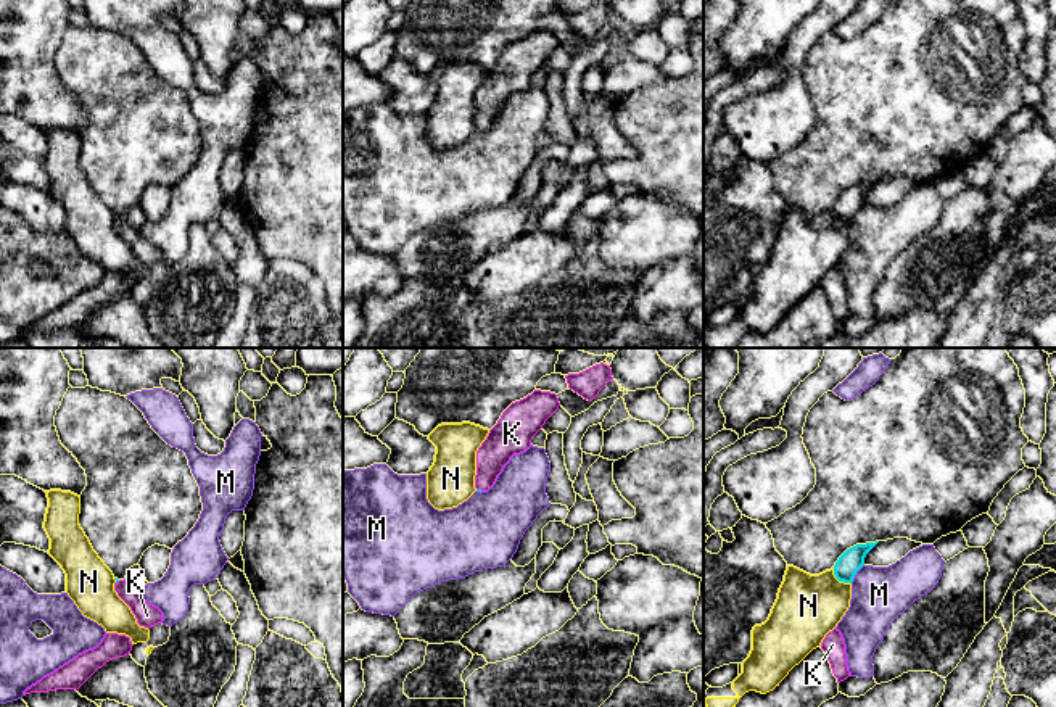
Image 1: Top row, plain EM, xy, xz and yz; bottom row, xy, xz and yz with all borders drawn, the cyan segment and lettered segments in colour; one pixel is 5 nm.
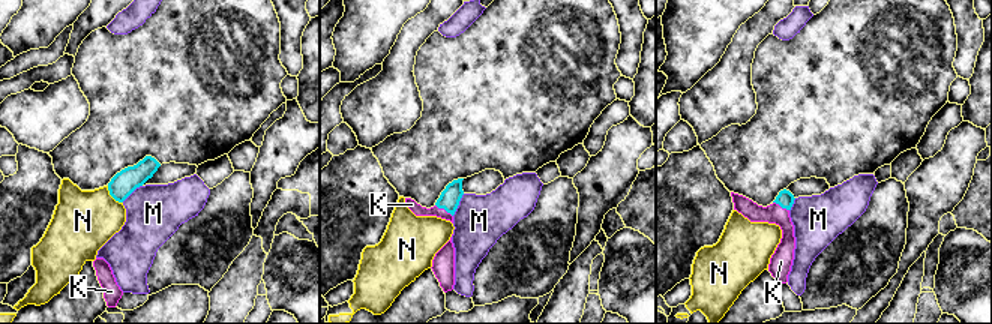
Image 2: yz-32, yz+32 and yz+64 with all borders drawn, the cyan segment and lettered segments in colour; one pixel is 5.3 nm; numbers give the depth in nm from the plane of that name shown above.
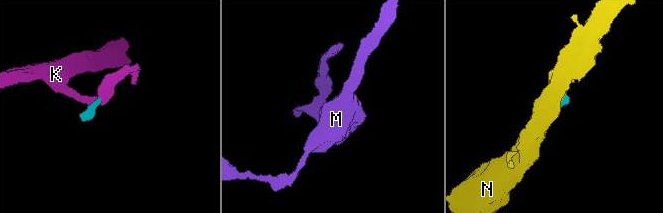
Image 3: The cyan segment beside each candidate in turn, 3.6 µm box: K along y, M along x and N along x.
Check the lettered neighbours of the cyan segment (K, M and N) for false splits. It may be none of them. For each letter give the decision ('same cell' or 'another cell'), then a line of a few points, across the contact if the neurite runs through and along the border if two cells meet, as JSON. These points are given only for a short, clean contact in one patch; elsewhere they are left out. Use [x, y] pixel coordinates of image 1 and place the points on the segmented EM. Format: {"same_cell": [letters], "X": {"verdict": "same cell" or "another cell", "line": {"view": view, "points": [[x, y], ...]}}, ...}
{"same_cell": ["K"], "K": {"verdict": "same cell", "line": {"view": "xz", "points": [[477, 490], [480, 490], [490, 459], [498, 448]]}}, "M": {"verdict": "another cell"}, "N": {"verdict": "another cell"}}

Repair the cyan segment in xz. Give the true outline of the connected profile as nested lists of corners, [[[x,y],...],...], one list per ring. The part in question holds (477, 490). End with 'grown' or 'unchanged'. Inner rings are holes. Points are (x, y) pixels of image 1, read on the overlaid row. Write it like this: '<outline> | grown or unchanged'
[[[534,390],[502,412],[476,451],[476,491],[488,491],[494,485],[510,457],[531,446],[533,436],[559,406],[555,393]]] | grown

